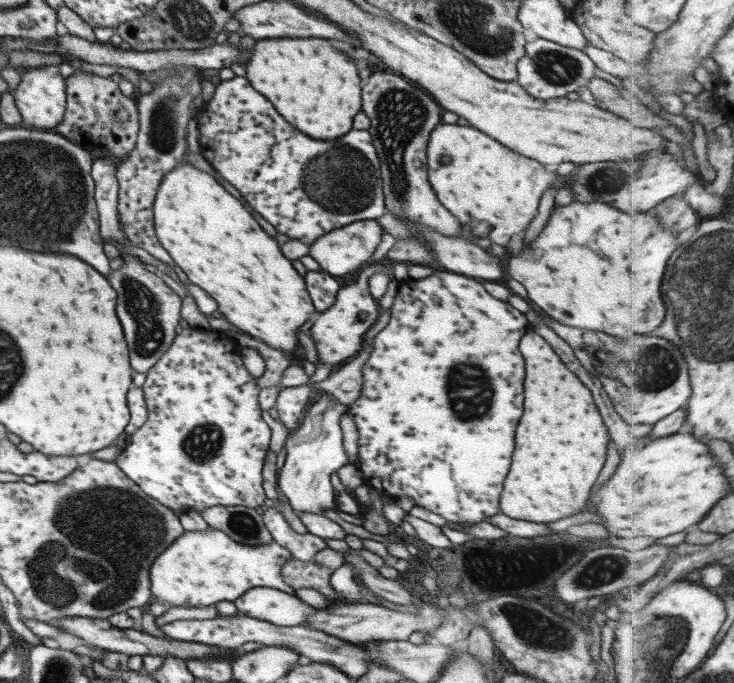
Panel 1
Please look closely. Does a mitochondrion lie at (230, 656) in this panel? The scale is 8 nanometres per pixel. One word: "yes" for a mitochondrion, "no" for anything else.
no

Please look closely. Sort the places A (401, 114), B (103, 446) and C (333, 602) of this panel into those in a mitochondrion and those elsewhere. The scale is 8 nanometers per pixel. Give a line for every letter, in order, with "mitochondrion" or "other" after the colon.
A: mitochondrion
B: other
C: other

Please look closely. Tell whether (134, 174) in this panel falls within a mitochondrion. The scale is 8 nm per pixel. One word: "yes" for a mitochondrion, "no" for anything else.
no

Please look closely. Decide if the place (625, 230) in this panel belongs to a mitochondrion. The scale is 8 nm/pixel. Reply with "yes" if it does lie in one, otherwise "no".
no

